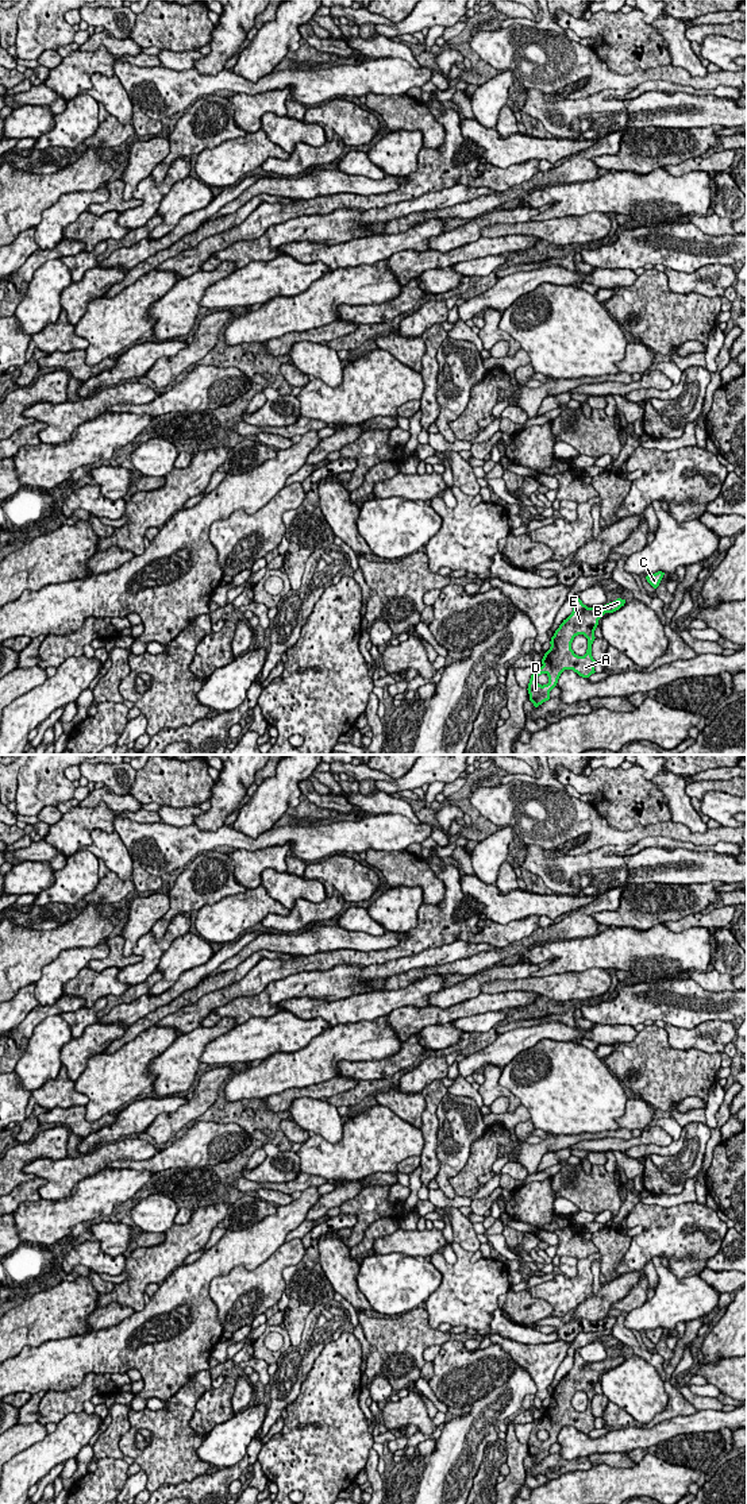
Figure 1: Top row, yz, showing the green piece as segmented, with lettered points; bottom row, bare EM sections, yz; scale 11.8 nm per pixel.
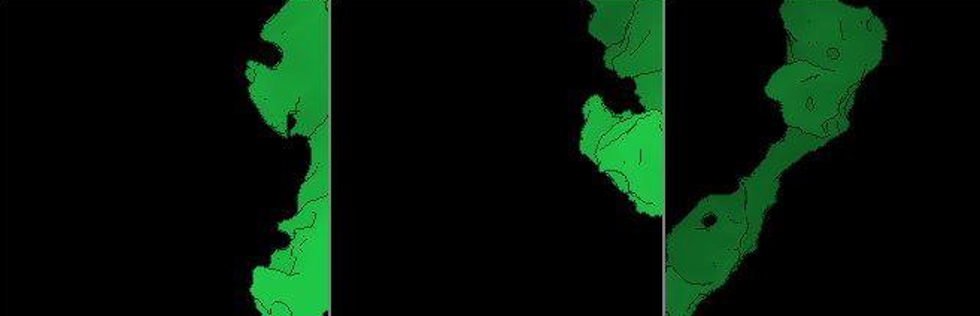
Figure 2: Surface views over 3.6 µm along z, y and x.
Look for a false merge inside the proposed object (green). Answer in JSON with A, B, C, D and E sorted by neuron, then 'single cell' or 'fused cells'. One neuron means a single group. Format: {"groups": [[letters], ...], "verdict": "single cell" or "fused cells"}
{"groups": [["A", "B", "C", "D", "E"]], "verdict": "single cell"}

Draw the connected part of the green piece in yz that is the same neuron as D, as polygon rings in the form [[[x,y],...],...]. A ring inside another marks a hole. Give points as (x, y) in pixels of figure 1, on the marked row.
[[[577,595],[574,597],[574,608],[571,614],[566,620],[563,620],[563,622],[559,625],[559,628],[551,637],[550,641],[551,647],[542,659],[543,666],[535,668],[535,672],[531,675],[527,690],[530,694],[530,701],[534,703],[535,707],[550,699],[550,691],[557,686],[561,674],[565,670],[573,670],[582,678],[589,678],[592,674],[596,672],[594,671],[596,660],[592,656],[592,644],[596,639],[594,630],[598,625],[598,620],[605,613],[613,613],[619,610],[621,606],[624,606],[624,603],[625,599],[617,598],[616,601],[609,602],[604,606],[588,608]],[[578,635],[584,635],[588,639],[588,649],[584,656],[575,655],[574,651],[571,649],[571,643],[574,637]]]

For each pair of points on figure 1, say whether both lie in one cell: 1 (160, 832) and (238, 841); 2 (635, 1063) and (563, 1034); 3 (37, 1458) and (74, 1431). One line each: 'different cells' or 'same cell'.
1: same cell
2: different cells
3: same cell

